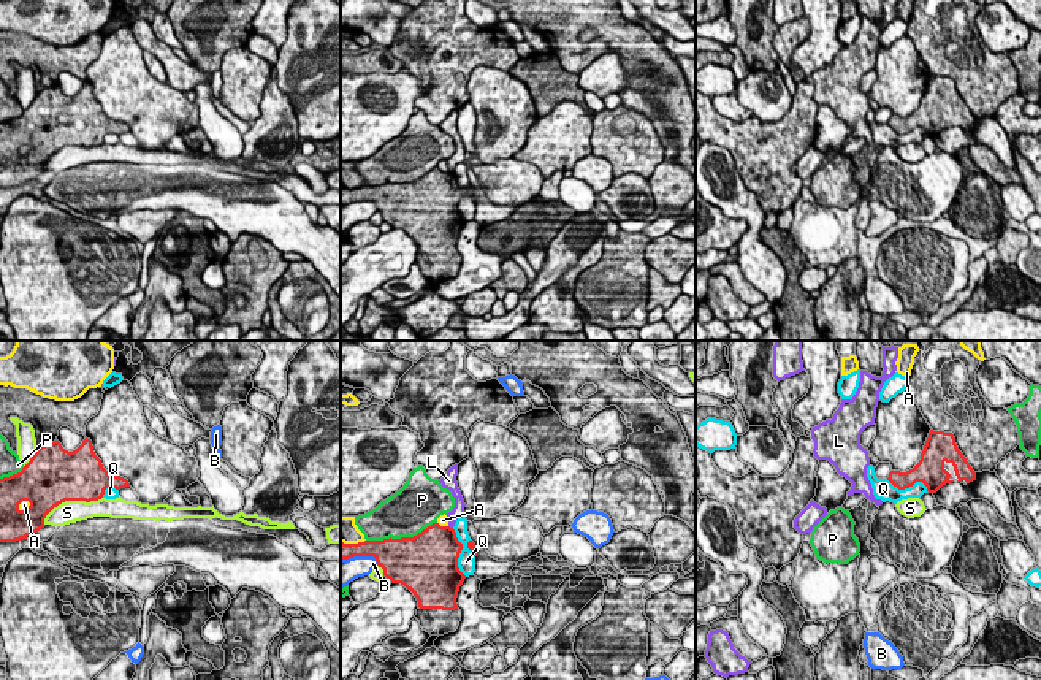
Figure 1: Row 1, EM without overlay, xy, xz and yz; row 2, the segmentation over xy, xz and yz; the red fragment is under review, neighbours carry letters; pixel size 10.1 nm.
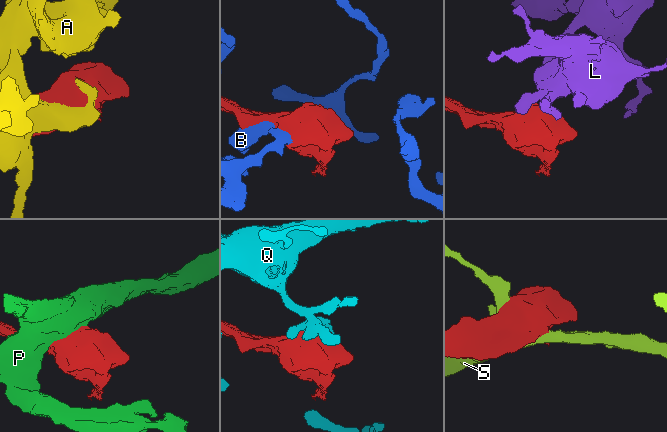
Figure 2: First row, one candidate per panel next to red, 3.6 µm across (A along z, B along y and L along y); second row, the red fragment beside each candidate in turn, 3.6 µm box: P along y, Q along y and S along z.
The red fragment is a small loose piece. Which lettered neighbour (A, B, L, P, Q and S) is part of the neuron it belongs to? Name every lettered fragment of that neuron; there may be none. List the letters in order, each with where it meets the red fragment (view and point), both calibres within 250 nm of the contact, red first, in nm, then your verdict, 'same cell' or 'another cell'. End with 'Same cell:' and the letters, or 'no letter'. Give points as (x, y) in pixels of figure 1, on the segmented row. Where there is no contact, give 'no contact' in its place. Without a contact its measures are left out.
A: xy (26, 509) | 360/90 nm | another cell
B: xz (362, 555) | 260/260 nm | another cell
L: xz (449, 527) | 440/130 nm | another cell
P: xz (401, 538) | 480/480 nm | another cell
Q: xz (460, 552) | 480/190 nm | another cell
S: xy (70, 500) | 500/240 nm | another cell
Same cell: no letter

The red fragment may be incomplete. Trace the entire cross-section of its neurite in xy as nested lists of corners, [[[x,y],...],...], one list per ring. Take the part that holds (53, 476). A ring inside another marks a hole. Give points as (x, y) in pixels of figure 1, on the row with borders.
[[[90,439],[68,452],[59,441],[36,449],[21,472],[0,479],[0,542],[16,542],[44,528],[46,515],[65,501],[98,501],[106,488],[130,487],[109,474]]]

